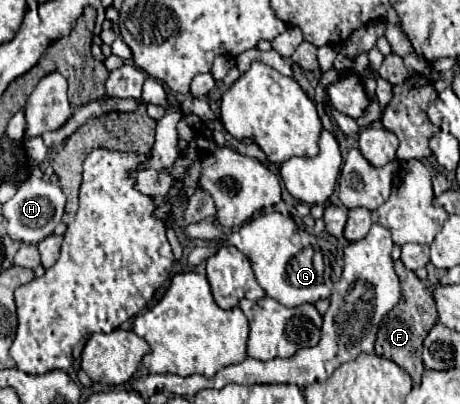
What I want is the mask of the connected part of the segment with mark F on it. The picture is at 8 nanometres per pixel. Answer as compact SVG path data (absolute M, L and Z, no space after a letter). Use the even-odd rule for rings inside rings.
M395 261L395 271L399 275L403 295L401 295L399 305L393 311L389 311L387 317L379 325L379 333L377 333L377 341L375 341L375 353L395 361L401 369L405 369L411 375L413 385L417 385L423 371L425 371L423 361L421 361L421 345L437 321L437 309L435 309L431 289L427 285L423 285L413 271L407 271L401 261Z

